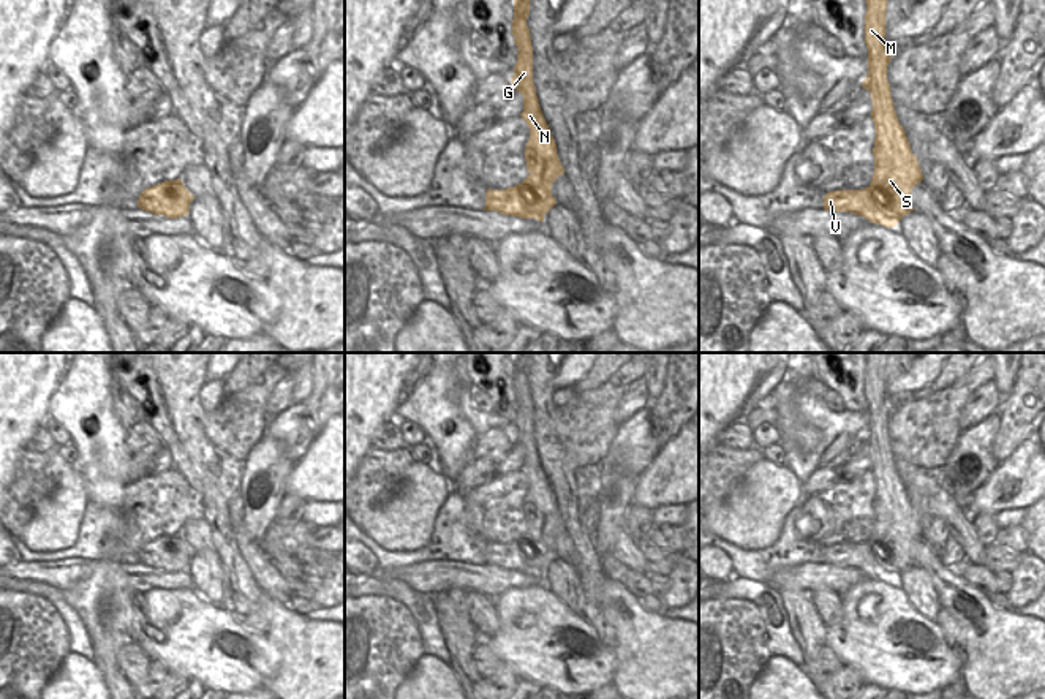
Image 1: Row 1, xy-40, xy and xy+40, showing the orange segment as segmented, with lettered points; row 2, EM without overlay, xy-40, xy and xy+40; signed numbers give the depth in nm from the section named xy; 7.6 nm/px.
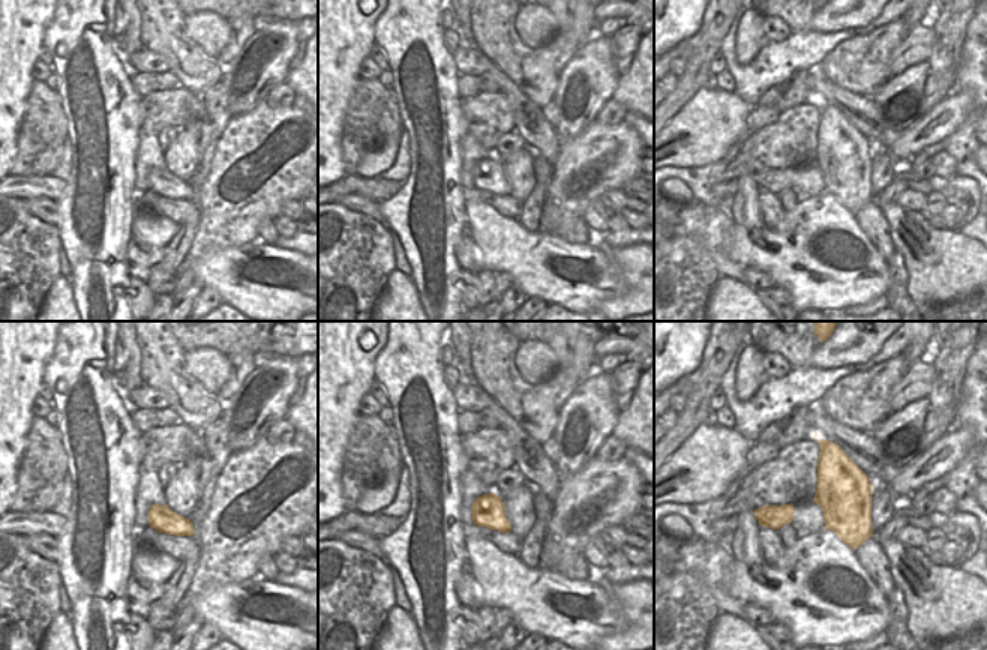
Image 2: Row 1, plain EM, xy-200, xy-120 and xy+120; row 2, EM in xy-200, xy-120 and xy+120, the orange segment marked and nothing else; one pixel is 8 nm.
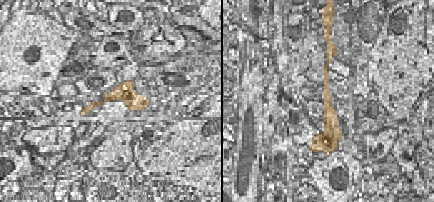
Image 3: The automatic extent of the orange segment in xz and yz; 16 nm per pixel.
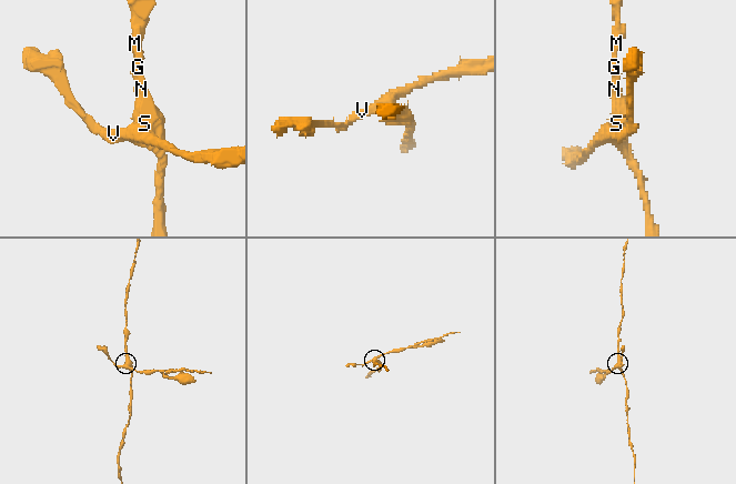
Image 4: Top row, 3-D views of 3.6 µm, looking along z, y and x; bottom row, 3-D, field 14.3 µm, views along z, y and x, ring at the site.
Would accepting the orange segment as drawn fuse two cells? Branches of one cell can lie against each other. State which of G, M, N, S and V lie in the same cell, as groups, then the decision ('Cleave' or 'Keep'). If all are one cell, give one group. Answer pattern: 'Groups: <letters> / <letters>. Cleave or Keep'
Groups: G M N S / V. Cleave.

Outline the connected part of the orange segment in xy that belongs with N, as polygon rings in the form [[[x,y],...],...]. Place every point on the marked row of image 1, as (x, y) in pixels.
[[[514,0],[512,35],[519,55],[511,82],[523,96],[523,112],[520,117],[530,128],[530,139],[525,147],[525,161],[530,176],[522,183],[536,190],[534,199],[539,204],[539,212],[534,218],[544,223],[545,213],[556,204],[552,196],[552,185],[564,174],[564,169],[558,158],[552,131],[539,108],[533,84],[533,46],[526,25],[528,14],[530,0]]]

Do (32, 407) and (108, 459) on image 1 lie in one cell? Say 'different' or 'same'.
different

